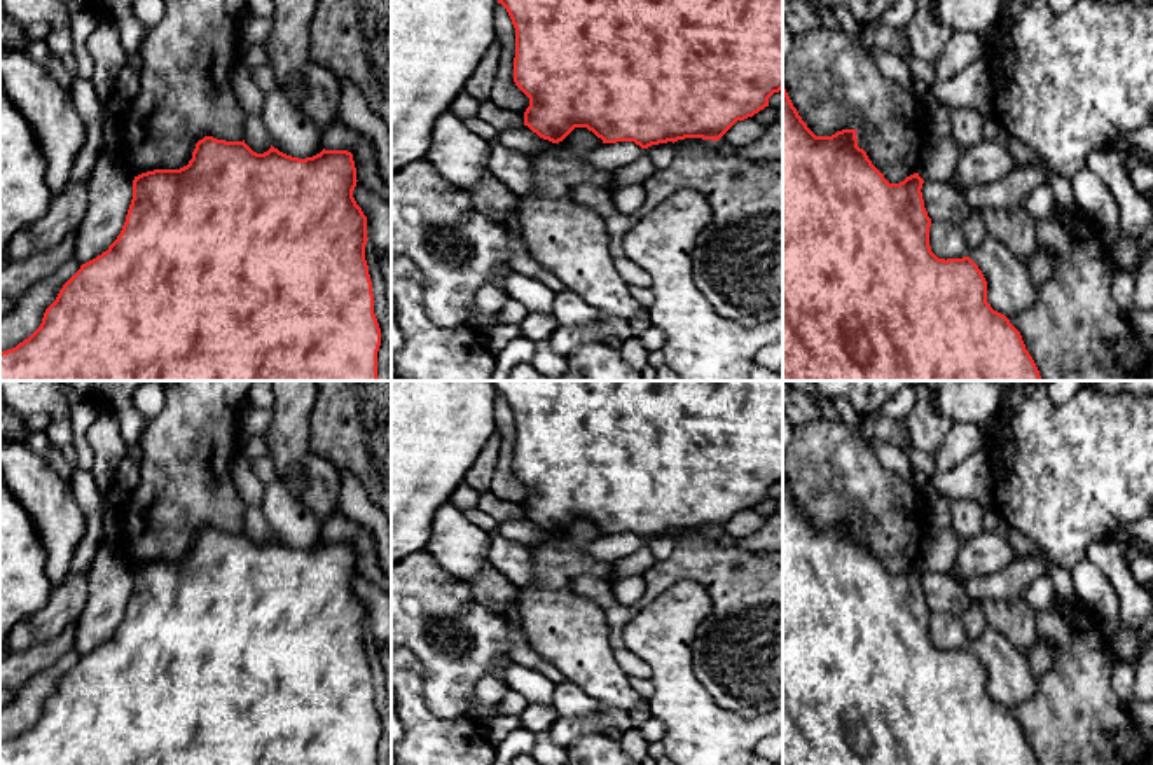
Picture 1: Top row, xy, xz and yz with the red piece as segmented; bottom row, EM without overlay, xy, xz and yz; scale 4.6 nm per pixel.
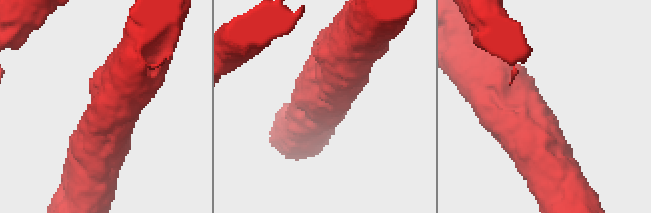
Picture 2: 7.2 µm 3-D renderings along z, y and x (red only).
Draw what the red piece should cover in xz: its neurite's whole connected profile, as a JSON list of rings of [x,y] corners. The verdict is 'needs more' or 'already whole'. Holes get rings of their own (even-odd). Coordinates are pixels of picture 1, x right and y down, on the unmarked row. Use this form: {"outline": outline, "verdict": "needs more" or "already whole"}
{"outline": [[[491,381],[498,395],[501,395],[515,419],[515,449],[514,449],[514,473],[529,489],[529,498],[524,503],[524,517],[528,517],[540,529],[552,534],[563,533],[575,519],[587,519],[603,534],[634,533],[641,540],[652,536],[678,533],[685,529],[720,531],[737,512],[753,508],[765,498],[769,489],[783,480],[783,381]]], "verdict": "already whole"}

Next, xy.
{"outline": [[[204,527],[196,534],[192,550],[180,561],[154,561],[135,568],[133,590],[117,631],[107,643],[80,657],[80,660],[63,676],[56,692],[45,700],[40,718],[16,739],[0,744],[0,765],[377,765],[377,742],[381,737],[381,720],[374,706],[374,685],[365,651],[367,608],[353,589],[356,578],[356,559],[353,545],[348,541],[321,541],[306,550],[292,548],[271,536],[264,545],[253,543],[245,531],[225,533]]], "verdict": "already whole"}

